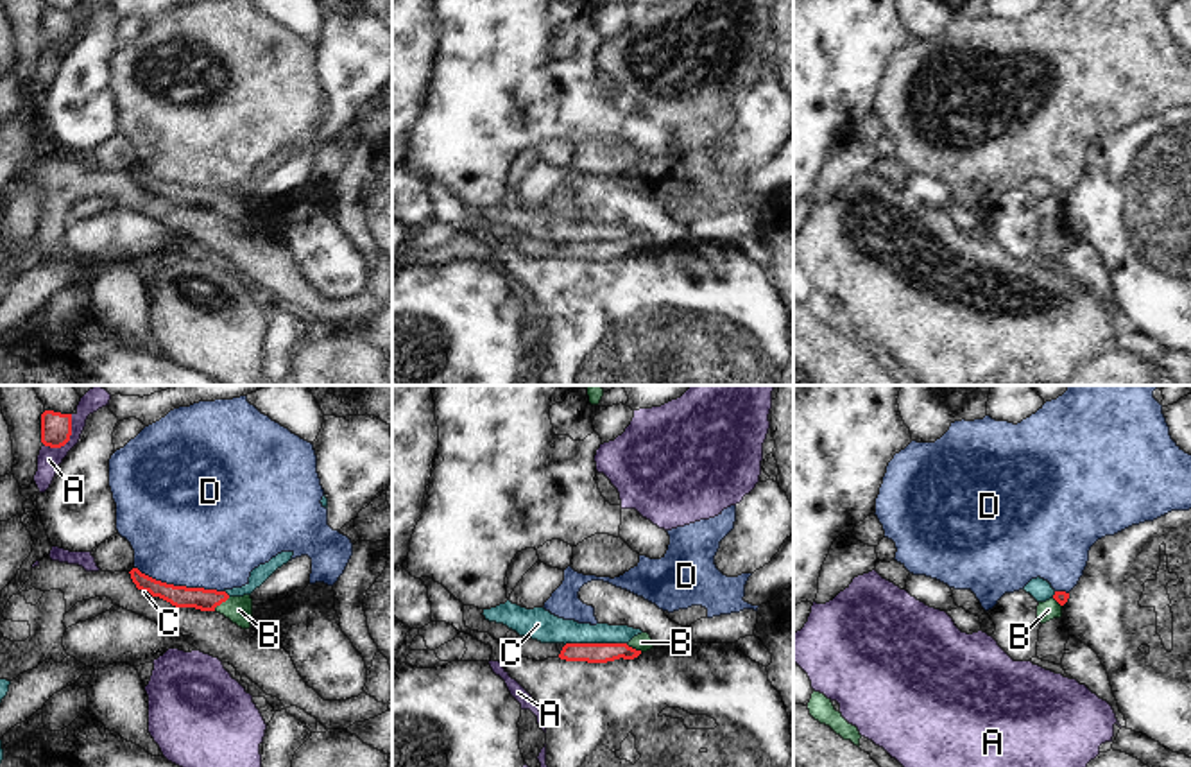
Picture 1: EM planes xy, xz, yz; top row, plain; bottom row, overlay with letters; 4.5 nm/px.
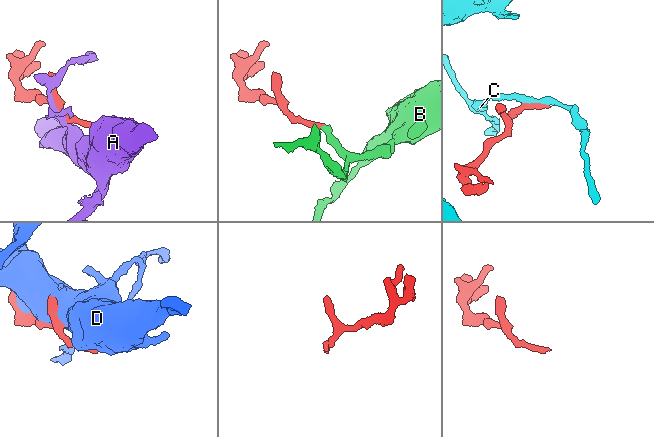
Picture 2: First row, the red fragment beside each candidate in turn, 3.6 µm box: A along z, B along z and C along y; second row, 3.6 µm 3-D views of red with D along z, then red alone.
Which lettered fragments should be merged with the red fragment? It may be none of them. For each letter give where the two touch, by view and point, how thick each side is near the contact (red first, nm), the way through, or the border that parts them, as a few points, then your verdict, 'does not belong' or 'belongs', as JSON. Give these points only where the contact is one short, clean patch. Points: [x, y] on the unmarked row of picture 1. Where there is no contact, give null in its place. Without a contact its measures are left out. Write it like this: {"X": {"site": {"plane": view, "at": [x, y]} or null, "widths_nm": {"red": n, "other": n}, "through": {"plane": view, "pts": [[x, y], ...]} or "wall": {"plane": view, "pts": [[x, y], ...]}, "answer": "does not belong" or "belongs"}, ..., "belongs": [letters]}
{"A": {"site": {"plane": "xy", "at": [68, 38]}, "widths_nm": {"red": 140, "other": 110}, "answer": "does not belong"}, "B": {"site": {"plane": "xy", "at": [221, 201]}, "widths_nm": {"red": 100, "other": 120}, "through": {"plane": "xy", "pts": [[201, 198], [221, 201], [239, 208]]}, "answer": "belongs"}, "C": {"site": {"plane": "xz", "at": [595, 242]}, "widths_nm": {"red": 100, "other": 140}, "wall": {"plane": "xz", "pts": [[625, 241], [568, 241], [565, 244]]}, "answer": "does not belong"}, "D": {"site": {"plane": "xy", "at": [179, 185]}, "widths_nm": {"red": 100, "other": 500}, "answer": "does not belong"}, "belongs": ["B"]}

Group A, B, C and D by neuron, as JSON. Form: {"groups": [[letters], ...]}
{"groups": [["A"], ["B"], ["C"], ["D"]]}

